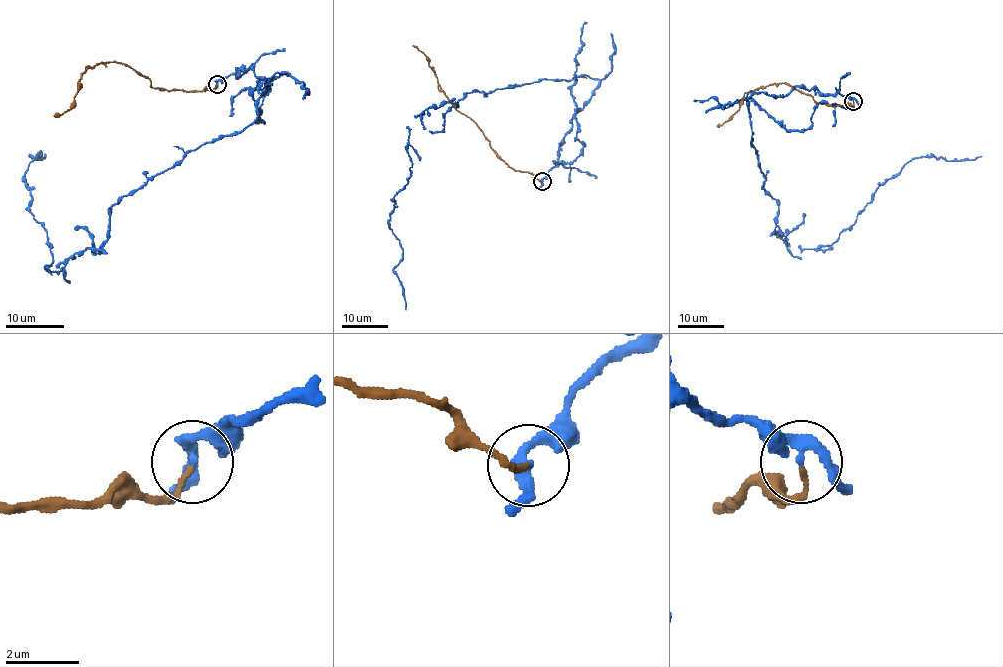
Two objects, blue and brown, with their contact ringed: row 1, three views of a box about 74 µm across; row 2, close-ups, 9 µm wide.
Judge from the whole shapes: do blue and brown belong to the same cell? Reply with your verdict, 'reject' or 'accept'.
reject

